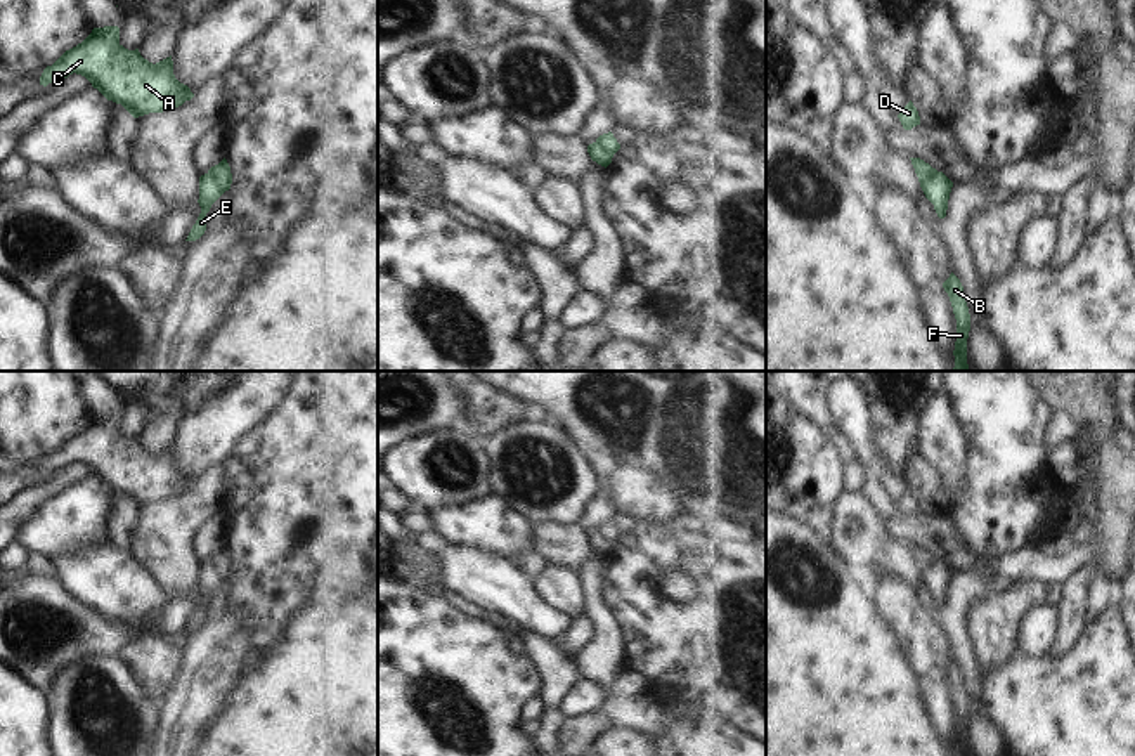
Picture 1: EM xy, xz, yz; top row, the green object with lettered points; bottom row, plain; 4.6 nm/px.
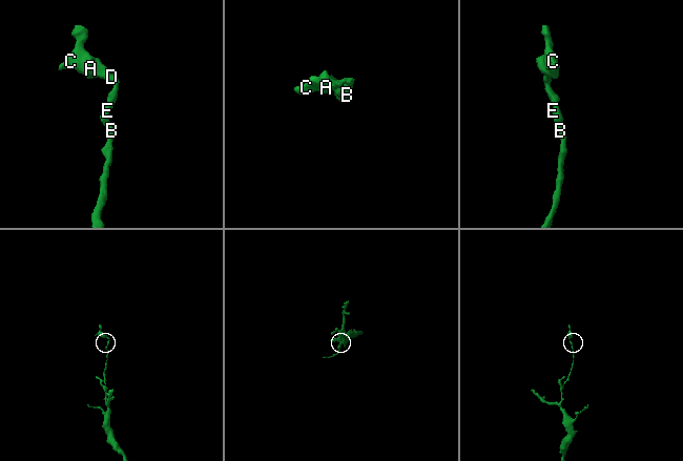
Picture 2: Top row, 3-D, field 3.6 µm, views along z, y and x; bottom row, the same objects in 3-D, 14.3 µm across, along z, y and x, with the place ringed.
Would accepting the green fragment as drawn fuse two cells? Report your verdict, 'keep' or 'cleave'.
keep

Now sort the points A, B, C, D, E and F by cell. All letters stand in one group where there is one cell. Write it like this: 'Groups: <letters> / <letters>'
Groups: A B C D E F.

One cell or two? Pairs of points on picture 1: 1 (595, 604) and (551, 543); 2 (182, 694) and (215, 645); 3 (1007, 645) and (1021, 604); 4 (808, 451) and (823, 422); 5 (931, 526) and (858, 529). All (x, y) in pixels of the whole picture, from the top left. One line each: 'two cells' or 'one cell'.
1: two cells
2: one cell
3: one cell
4: two cells
5: two cells

